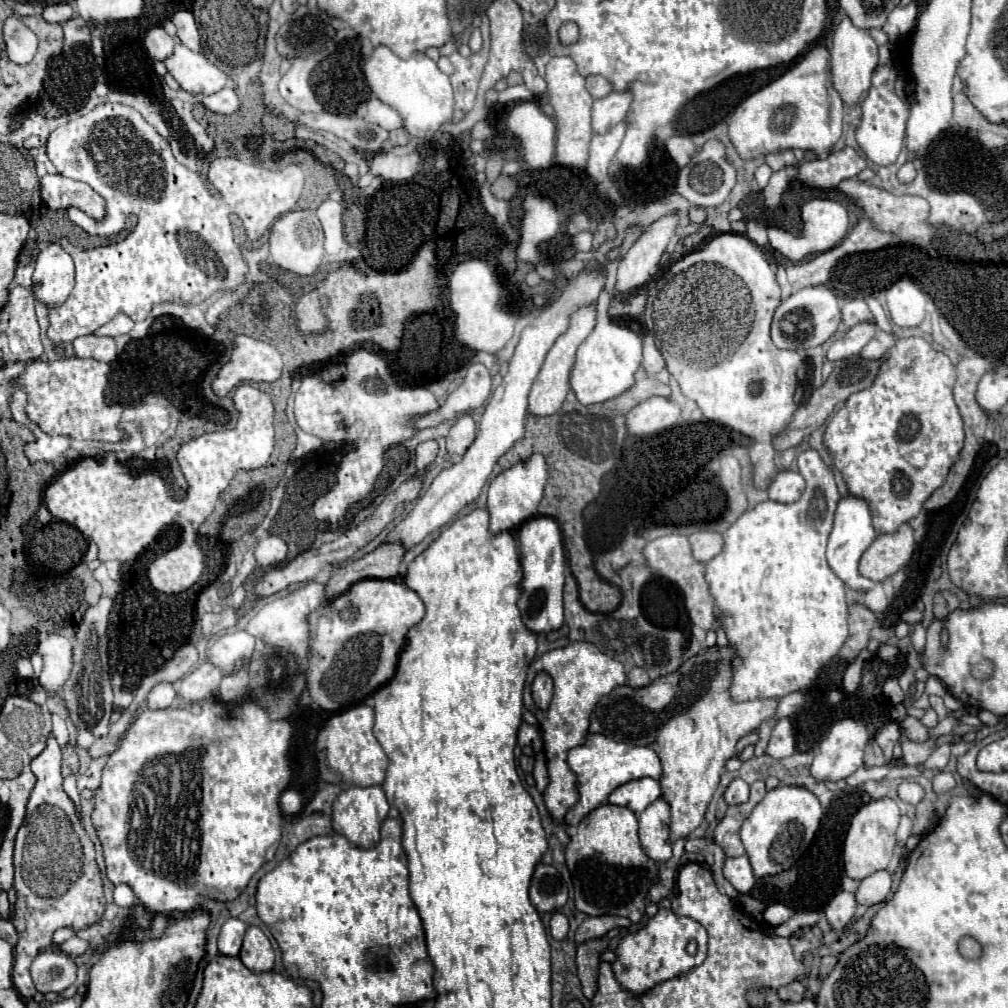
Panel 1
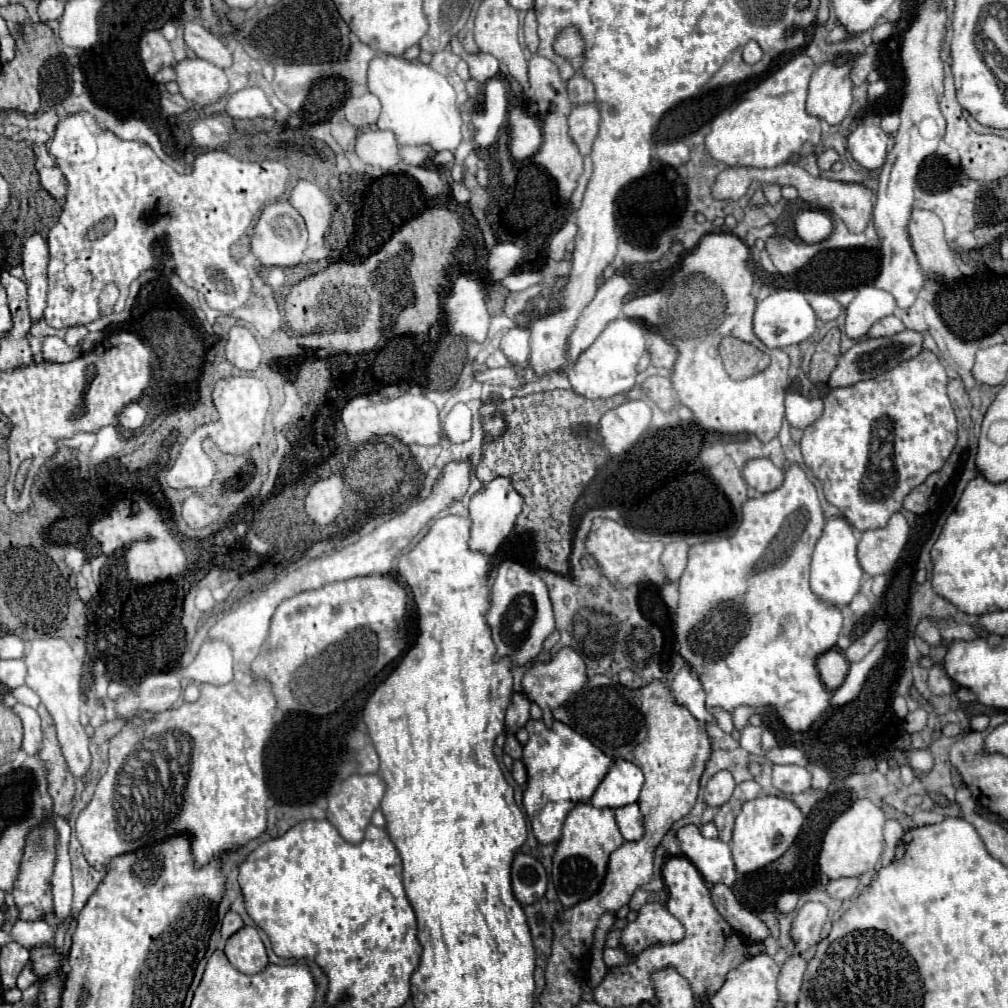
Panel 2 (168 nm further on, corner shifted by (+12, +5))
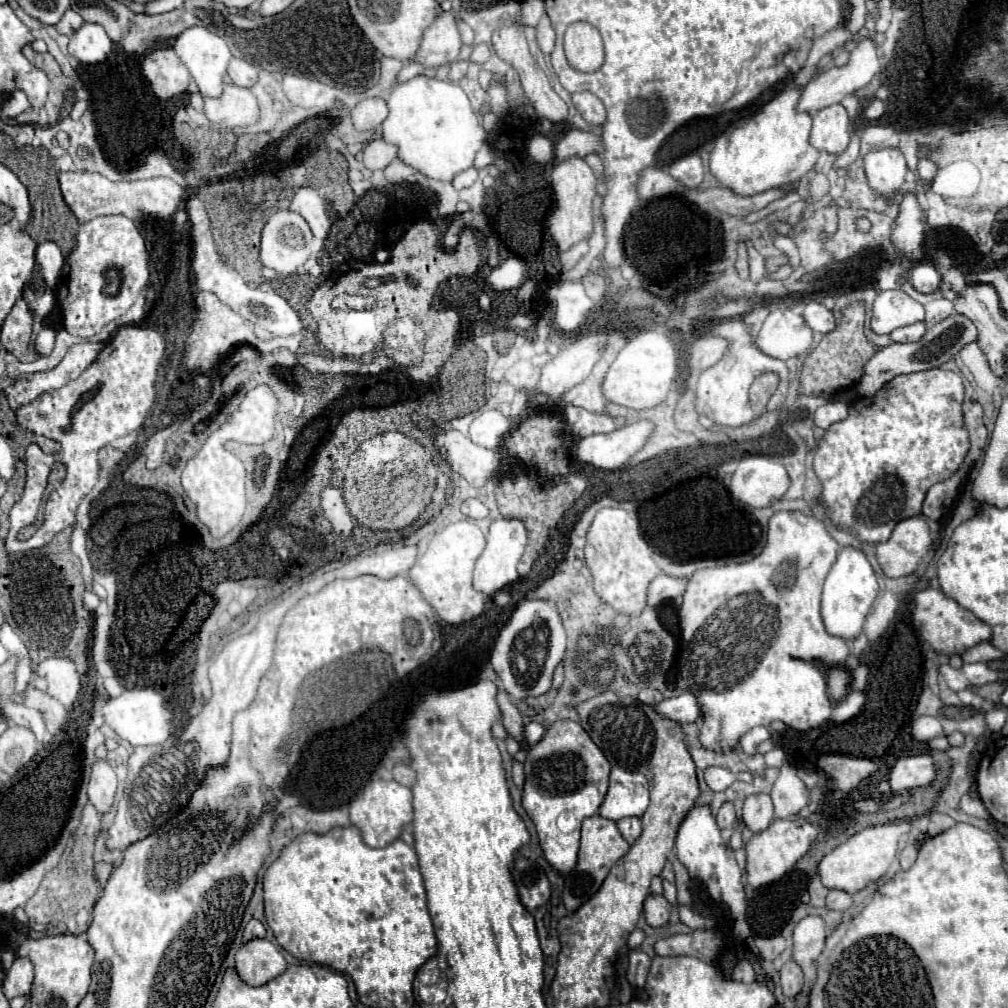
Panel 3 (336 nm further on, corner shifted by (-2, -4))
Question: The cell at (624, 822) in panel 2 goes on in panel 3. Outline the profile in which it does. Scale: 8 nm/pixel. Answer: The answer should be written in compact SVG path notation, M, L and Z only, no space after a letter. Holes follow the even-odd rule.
M625 817L617 821L619 833L627 843L633 843L641 835L641 819L639 817Z

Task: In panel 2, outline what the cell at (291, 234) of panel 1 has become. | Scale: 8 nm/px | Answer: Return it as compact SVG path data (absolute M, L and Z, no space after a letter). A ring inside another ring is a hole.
M275 202L265 206L265 210L261 212L257 224L255 224L255 232L251 238L251 252L259 258L259 262L263 266L291 266L291 244L293 250L297 250L297 254L303 254L303 238L307 236L307 228L305 222L301 218L301 214L289 204L289 202Z

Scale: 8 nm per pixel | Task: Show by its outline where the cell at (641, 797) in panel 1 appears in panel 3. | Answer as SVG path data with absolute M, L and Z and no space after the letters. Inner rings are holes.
M613 767L609 775L609 789L599 807L599 815L611 821L623 817L641 817L649 805L647 777L635 771Z

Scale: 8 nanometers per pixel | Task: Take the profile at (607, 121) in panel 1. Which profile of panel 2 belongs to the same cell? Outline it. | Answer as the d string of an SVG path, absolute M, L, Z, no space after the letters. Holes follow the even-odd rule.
M597 102L575 106L573 112L569 114L569 134L579 146L579 152L583 156L591 152L591 146L597 138L599 122L601 122L601 112Z

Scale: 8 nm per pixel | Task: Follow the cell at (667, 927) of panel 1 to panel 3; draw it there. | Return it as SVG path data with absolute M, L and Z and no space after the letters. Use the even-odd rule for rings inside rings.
M649 893L643 903L643 913L649 925L665 925L671 915L671 905L663 895Z

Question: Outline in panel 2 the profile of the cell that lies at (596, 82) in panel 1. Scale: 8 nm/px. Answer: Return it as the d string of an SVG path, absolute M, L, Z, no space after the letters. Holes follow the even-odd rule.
M575 74L567 82L567 90L569 90L569 98L571 98L571 102L575 106L595 100L595 88L593 88L593 84L585 76L581 76L581 74Z

